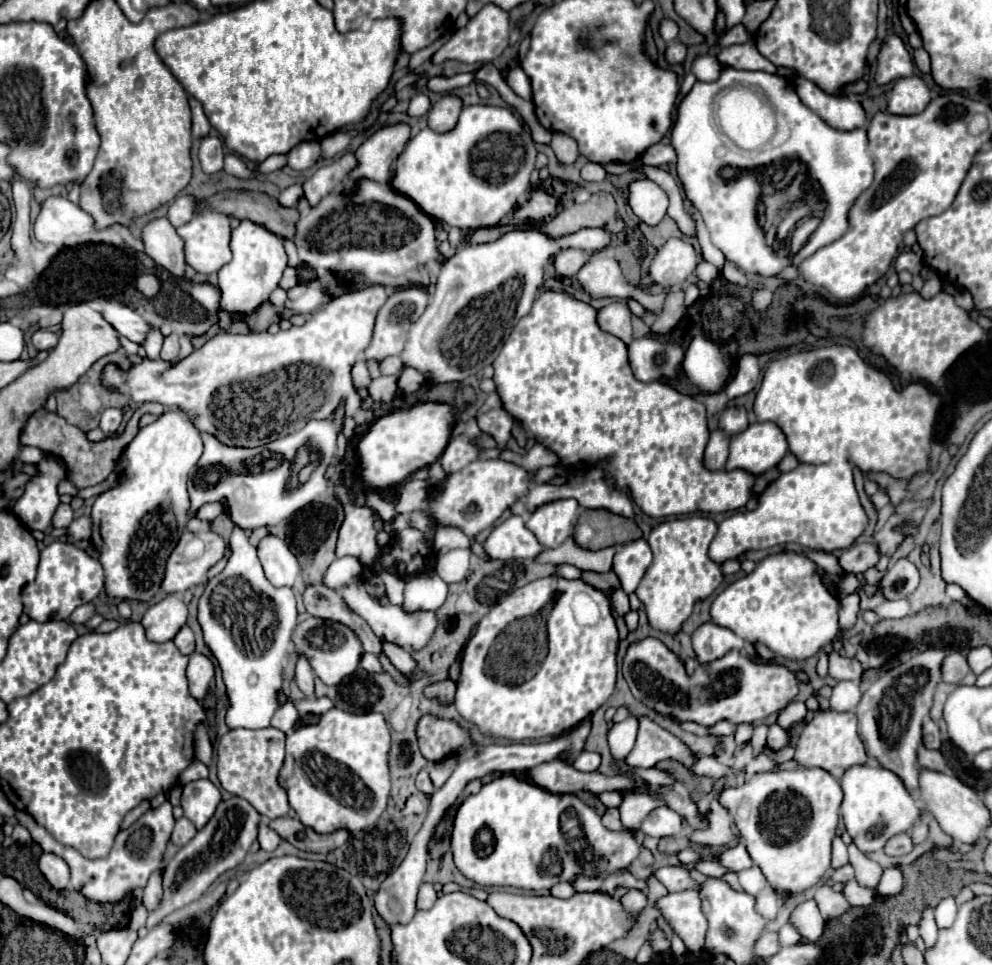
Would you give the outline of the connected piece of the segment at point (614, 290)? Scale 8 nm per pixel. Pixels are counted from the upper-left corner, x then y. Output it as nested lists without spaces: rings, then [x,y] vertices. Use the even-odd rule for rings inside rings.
[[[592,255],[576,277],[592,299],[604,299],[604,297],[636,299],[644,309],[650,311],[660,311],[670,293],[668,289],[664,289],[660,295],[650,295],[640,287],[630,285],[630,281],[620,271],[620,265],[612,257],[604,255]]]

